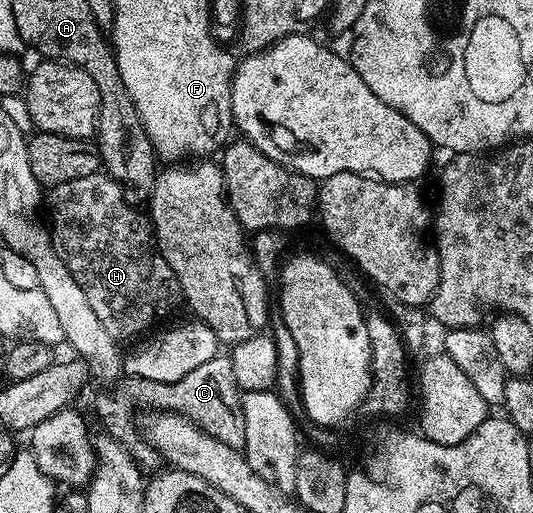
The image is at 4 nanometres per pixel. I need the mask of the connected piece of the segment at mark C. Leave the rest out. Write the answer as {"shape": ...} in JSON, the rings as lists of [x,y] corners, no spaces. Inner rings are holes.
{"shape":[[[216,355],[209,359],[209,363],[204,363],[202,367],[197,367],[194,371],[189,371],[185,379],[177,383],[157,383],[148,377],[124,376],[122,380],[114,386],[112,393],[99,393],[95,397],[95,413],[103,420],[106,436],[117,439],[123,445],[126,445],[131,451],[131,456],[136,462],[156,460],[157,454],[146,441],[143,440],[140,430],[131,422],[131,412],[134,411],[135,405],[144,405],[142,408],[147,411],[166,411],[169,413],[179,413],[182,417],[187,417],[194,425],[204,429],[213,439],[219,439],[233,449],[242,450],[245,443],[245,419],[239,406],[241,400],[241,390],[237,379],[233,375],[233,363],[230,356]]]}

